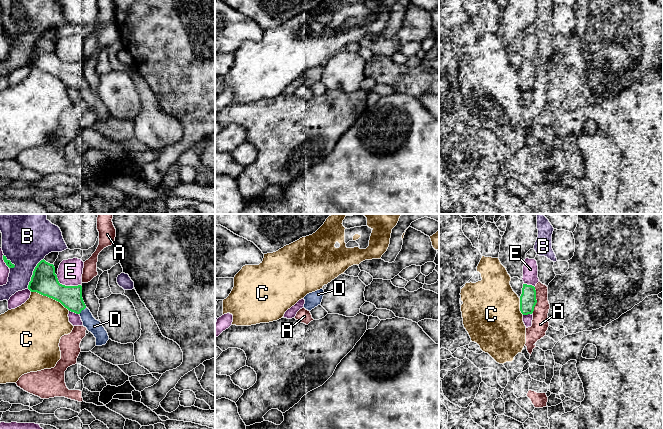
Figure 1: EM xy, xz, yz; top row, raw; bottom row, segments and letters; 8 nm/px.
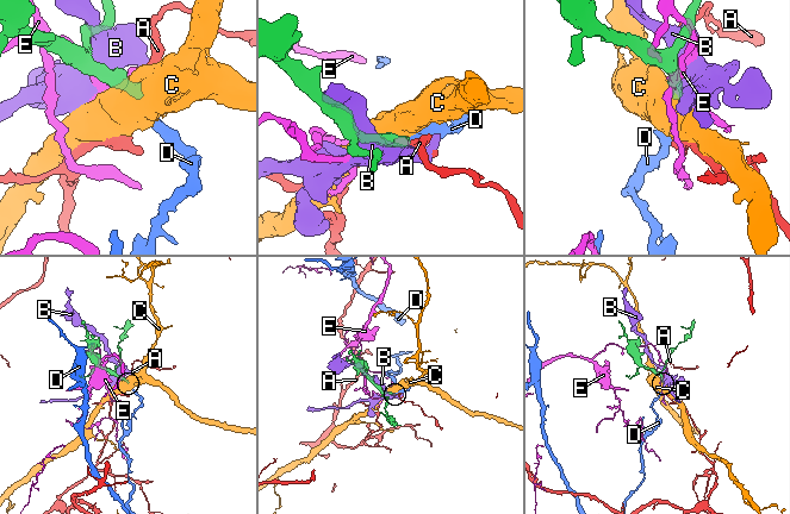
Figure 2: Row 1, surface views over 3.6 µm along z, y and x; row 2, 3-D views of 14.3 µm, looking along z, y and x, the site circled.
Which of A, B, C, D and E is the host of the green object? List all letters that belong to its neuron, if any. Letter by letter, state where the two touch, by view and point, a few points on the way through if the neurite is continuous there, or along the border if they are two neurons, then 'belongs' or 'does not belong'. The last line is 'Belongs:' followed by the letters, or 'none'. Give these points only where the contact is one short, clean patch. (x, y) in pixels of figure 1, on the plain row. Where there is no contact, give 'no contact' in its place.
A: contact yz (536, 76); does not belong
B: contact xy (33, 49); does not belong
C: contact xy (50, 73); does not belong
D: contact xy (82, 85); belongs
E: contact xy (66, 62); does not belong
Belongs: D

